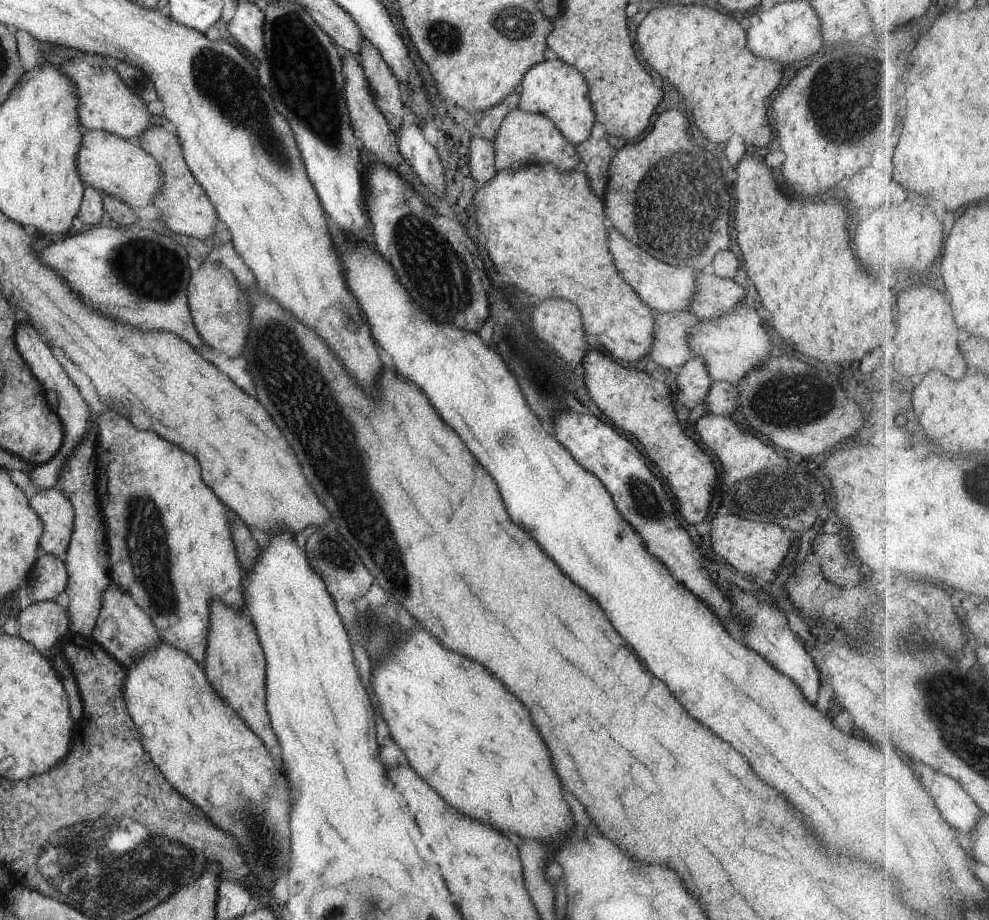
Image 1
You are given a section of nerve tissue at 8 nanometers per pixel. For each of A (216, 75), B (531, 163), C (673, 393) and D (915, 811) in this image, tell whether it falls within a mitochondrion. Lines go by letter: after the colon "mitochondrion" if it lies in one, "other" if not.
A: mitochondrion
B: other
C: other
D: mitochondrion

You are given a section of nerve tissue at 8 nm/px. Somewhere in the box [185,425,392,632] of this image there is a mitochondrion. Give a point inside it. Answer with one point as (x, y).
(340, 556)

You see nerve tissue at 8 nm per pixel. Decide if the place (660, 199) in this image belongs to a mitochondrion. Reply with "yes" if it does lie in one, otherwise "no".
yes

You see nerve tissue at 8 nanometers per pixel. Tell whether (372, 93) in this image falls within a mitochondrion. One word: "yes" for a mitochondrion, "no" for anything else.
no

